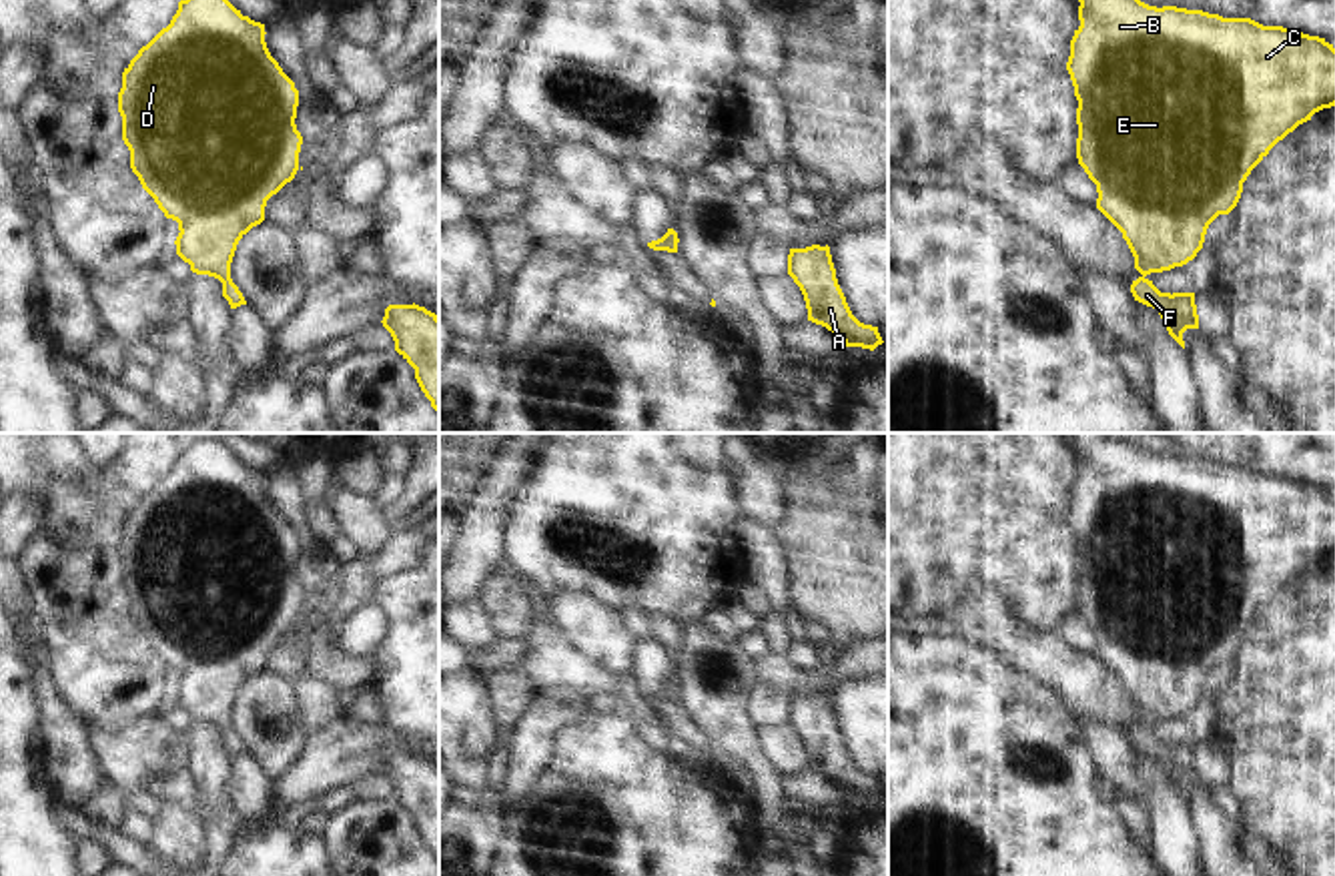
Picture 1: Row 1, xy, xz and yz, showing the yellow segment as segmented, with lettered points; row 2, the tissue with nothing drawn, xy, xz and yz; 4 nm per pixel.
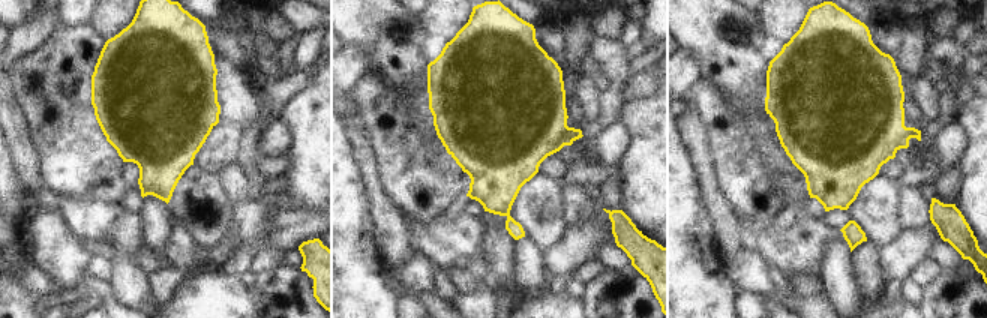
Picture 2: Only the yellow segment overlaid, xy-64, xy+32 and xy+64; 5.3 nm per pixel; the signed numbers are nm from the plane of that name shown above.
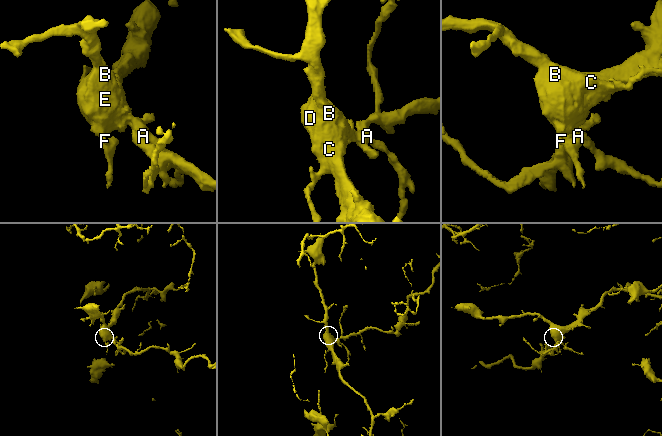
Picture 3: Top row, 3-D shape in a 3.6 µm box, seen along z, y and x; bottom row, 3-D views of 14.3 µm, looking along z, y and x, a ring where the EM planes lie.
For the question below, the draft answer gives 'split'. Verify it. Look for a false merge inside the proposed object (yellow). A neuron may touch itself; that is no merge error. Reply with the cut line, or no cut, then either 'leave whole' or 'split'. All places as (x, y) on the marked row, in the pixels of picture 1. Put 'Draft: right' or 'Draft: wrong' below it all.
no cut; leave whole
Draft: wrong

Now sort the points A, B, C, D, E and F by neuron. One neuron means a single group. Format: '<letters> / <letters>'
A B C D E F

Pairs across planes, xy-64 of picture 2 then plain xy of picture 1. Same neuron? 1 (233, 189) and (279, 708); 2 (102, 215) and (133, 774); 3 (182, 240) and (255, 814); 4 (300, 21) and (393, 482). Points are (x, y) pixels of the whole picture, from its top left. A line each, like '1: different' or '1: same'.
1: different
2: same
3: same
4: different

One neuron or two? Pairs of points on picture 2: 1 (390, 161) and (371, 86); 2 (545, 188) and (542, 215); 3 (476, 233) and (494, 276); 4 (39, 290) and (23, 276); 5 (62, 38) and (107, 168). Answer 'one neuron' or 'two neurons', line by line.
1: one neuron
2: one neuron
3: two neurons
4: one neuron
5: one neuron

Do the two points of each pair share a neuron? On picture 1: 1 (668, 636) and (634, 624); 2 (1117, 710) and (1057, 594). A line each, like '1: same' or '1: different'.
1: same
2: different

